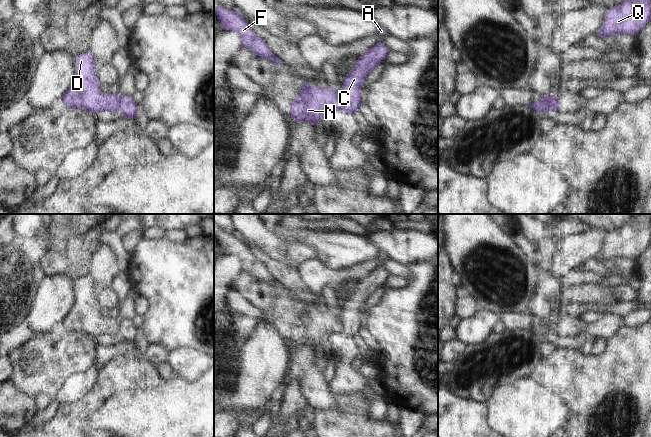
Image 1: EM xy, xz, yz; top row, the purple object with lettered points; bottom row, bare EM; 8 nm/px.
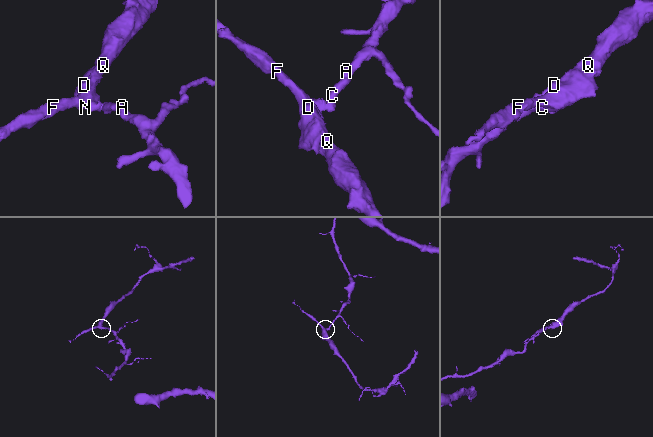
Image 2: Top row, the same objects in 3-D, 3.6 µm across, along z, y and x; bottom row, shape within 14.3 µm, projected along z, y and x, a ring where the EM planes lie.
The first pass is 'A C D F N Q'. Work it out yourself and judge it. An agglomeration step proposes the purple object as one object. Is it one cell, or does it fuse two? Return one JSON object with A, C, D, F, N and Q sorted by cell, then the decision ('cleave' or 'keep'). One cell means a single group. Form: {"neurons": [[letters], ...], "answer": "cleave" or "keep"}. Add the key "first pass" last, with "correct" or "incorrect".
{"neurons": [["A", "C"], ["D", "F", "N", "Q"]], "answer": "cleave", "first pass": "incorrect"}

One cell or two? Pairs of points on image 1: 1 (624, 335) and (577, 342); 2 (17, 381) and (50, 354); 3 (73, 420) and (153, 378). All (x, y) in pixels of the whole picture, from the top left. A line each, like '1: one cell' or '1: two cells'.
1: two cells
2: one cell
3: one cell

